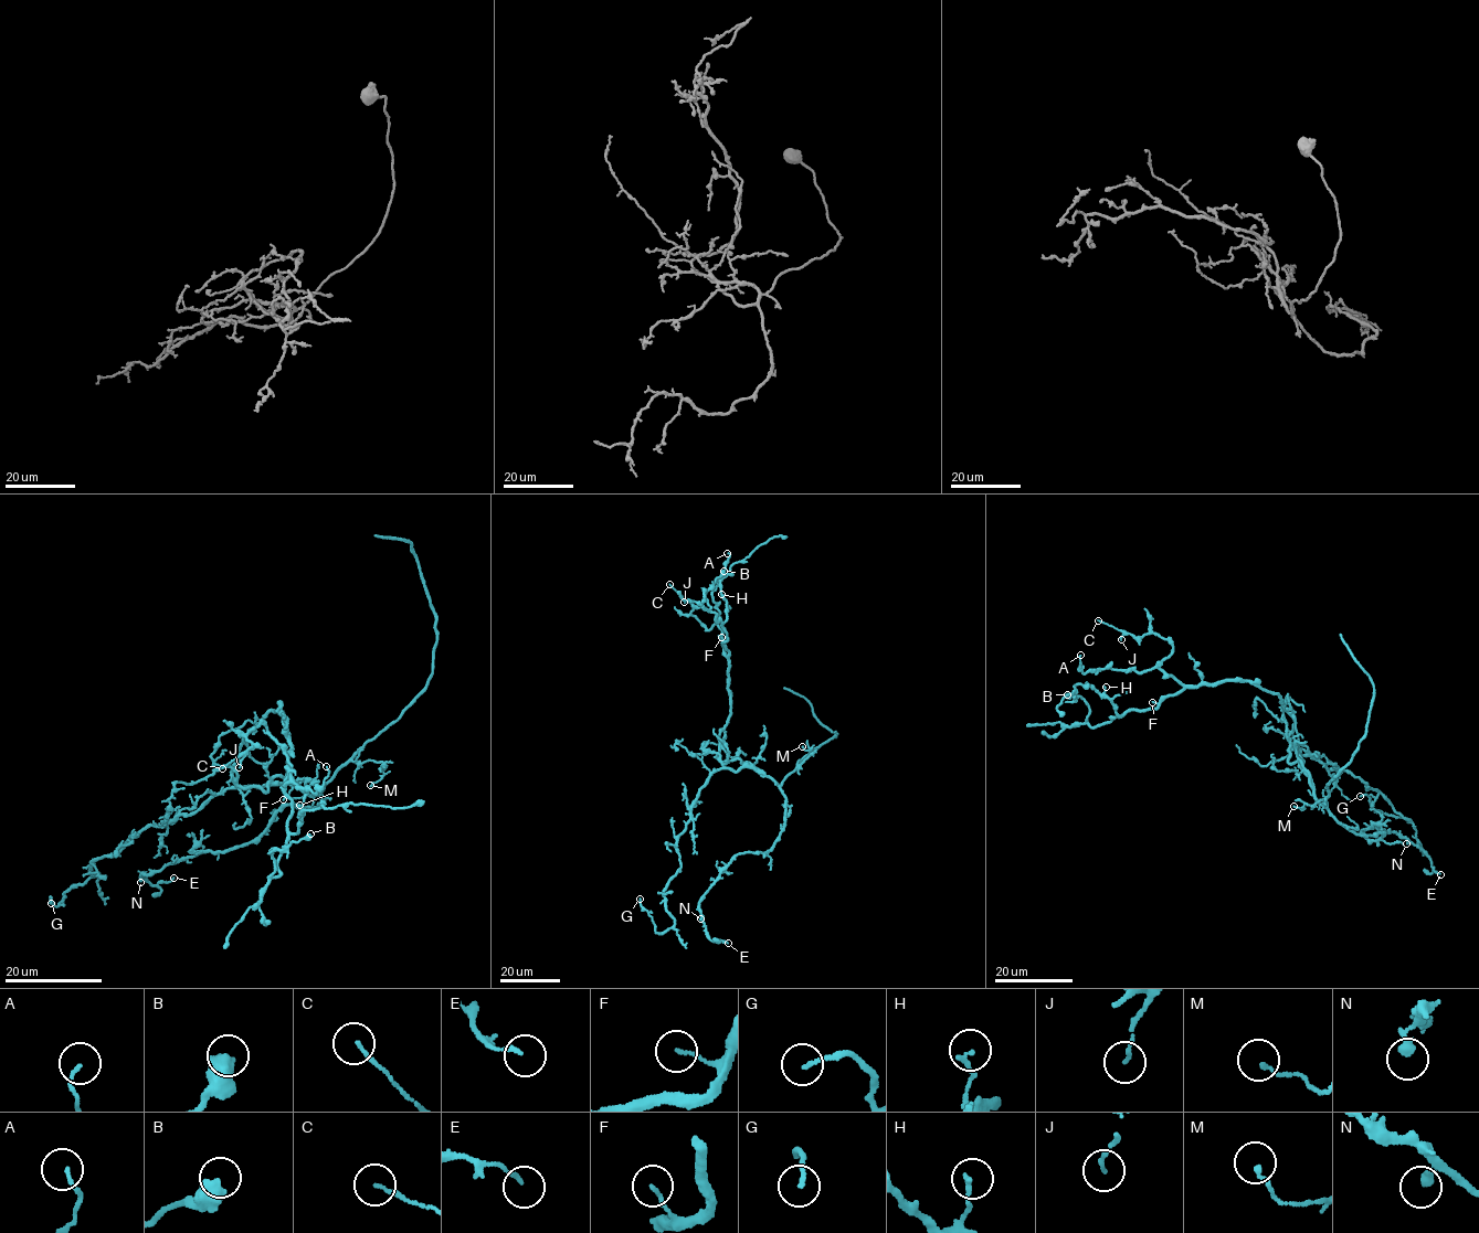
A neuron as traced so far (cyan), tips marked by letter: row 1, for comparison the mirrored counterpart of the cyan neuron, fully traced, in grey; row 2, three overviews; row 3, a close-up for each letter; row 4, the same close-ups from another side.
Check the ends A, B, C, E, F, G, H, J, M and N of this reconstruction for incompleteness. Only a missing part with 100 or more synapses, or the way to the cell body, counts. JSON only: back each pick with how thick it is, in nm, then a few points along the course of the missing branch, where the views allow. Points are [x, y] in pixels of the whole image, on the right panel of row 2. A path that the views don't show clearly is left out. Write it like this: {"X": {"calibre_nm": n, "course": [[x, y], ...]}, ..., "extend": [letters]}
{"extend": []}

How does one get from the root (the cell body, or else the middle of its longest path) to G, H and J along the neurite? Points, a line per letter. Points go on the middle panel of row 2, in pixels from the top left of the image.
G: (718, 755), (722, 766), (701, 787), (677, 838), (680, 867), (663, 892), (673, 926), (655, 932), (640, 899)
H: (718, 755), (719, 736), (730, 713), (729, 650), (721, 625), (726, 602), (721, 594)
J: (718, 755), (719, 736), (730, 713), (729, 650), (717, 622), (708, 630), (690, 614), (693, 605), (684, 602)

